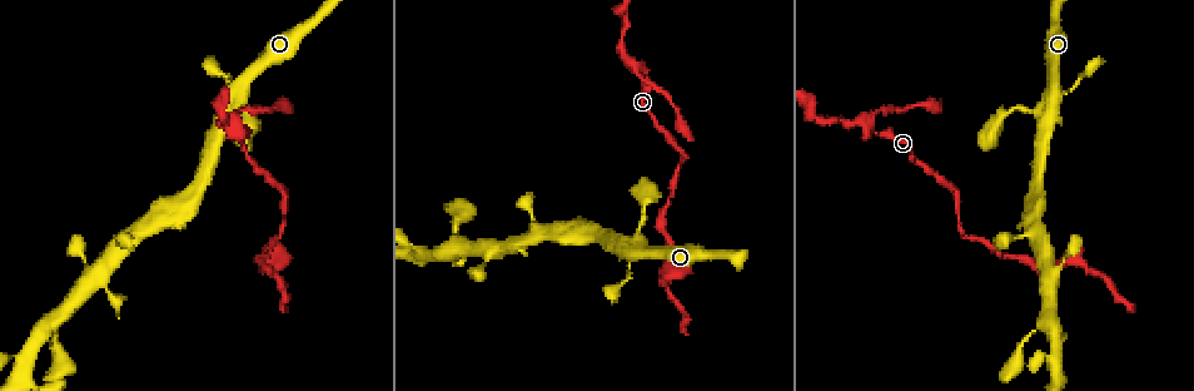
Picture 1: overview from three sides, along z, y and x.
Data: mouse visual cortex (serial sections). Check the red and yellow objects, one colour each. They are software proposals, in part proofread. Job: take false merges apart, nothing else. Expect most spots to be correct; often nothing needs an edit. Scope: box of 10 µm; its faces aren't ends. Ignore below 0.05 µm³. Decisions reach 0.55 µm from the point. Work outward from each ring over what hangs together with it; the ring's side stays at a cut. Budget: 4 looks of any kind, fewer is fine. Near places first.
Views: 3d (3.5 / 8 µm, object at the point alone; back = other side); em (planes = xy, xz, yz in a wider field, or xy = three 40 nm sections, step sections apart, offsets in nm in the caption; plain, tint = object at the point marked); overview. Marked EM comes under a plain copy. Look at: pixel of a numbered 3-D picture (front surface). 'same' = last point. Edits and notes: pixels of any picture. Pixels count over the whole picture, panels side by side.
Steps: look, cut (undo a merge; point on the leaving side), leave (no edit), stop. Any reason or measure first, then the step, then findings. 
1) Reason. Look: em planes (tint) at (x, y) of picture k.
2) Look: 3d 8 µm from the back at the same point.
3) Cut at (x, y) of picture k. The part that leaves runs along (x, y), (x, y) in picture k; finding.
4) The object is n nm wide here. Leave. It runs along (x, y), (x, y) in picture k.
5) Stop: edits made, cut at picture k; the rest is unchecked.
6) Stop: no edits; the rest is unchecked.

A narrow waist. Look: 3d 3.5 µm at (635, 68) of picture 1.

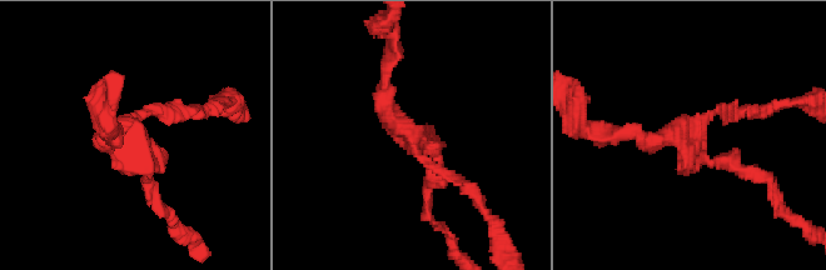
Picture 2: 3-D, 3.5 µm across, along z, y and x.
3 arms meet here; the arms are 150, 200, 200 nm wide; now the EM. Look: em xy step 2 (tint) at (134, 136) of picture 2.

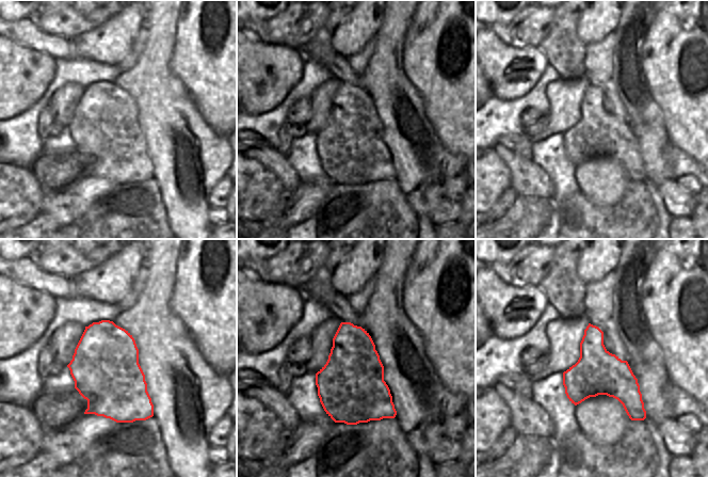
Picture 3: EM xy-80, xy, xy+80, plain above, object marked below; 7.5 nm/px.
Cut at (451, 175) of picture 2. The part that leaves runs along (416, 149), (477, 198), (497, 233) in picture 2; a second cell is stuck on.

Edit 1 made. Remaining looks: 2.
Sharp bend. Look: 3d 3.5 µm at (1054, 370) of picture 1.

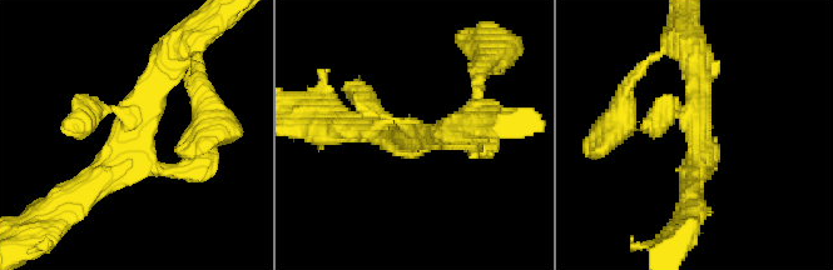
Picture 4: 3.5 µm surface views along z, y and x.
4 arms meet here; the arms are 200, 250, 300, 300 nm wide; need the tissue. Look: em xy step 5 (tint) at (411, 133) of picture 4.

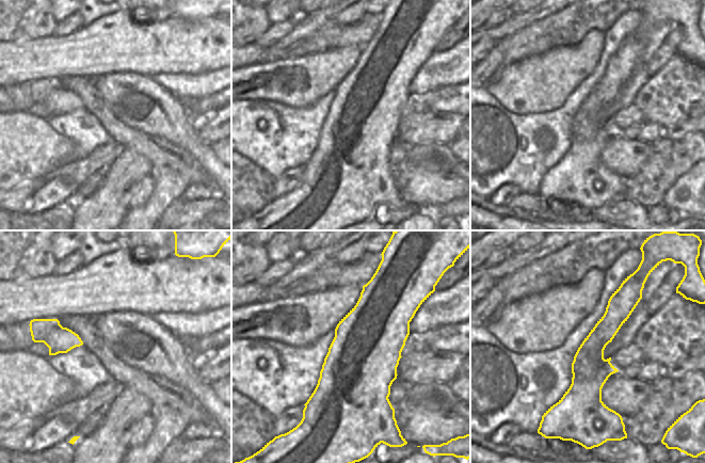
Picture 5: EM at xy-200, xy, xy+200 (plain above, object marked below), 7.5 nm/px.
Leave. Continuous, no second cell.

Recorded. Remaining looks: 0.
Stop: edits made, cut at picture 2; the rest is unchecked.

